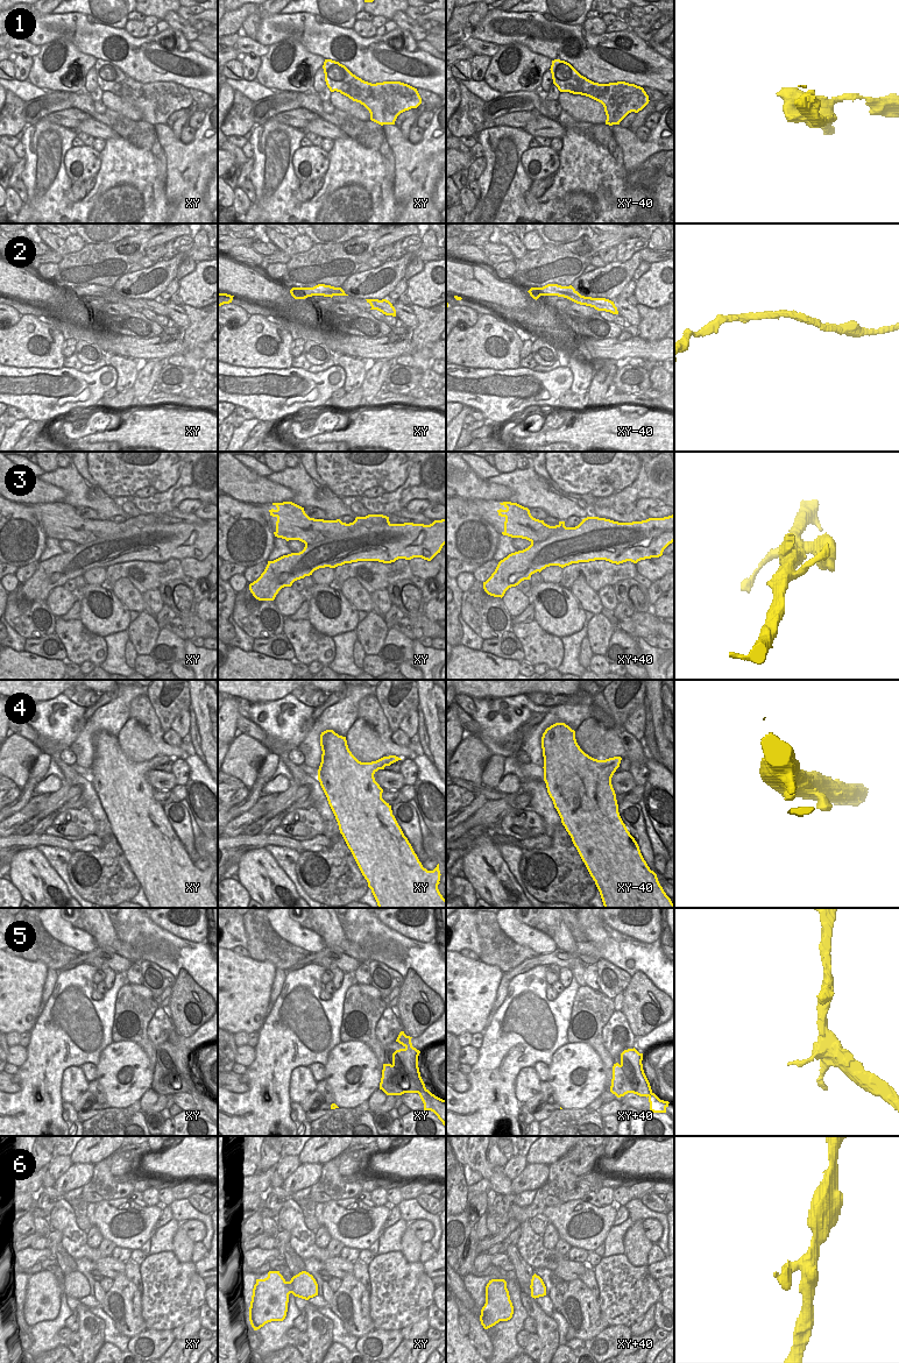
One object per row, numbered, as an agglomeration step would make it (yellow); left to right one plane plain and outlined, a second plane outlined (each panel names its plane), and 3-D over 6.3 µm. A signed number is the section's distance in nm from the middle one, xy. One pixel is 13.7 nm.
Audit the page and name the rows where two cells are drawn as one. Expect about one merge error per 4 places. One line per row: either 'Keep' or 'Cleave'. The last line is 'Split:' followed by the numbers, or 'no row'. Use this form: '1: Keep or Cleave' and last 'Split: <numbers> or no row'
1: Cleave
2: Keep
3: Keep
4: Keep
5: Cleave
6: Keep
Split: 1, 5.

